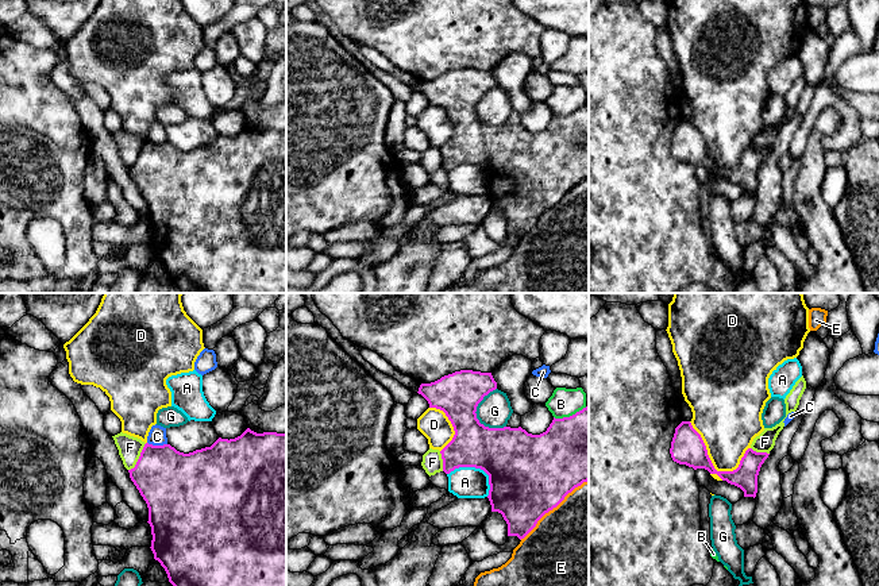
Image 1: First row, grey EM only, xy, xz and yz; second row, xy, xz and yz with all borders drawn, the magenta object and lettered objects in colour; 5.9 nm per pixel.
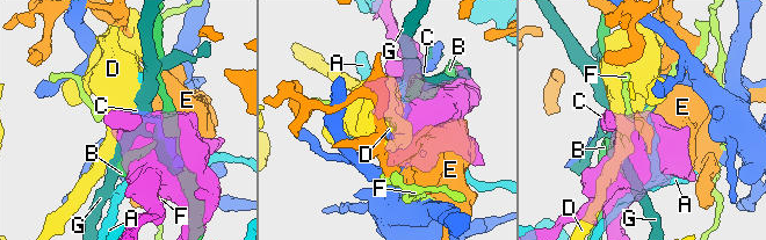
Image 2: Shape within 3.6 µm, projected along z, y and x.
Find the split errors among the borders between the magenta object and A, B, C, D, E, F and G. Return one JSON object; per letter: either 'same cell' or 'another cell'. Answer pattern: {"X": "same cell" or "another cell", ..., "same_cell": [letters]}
{"A": "another cell", "B": "another cell", "C": "another cell", "D": "another cell", "E": "another cell", "F": "another cell", "G": "another cell", "same_cell": []}

